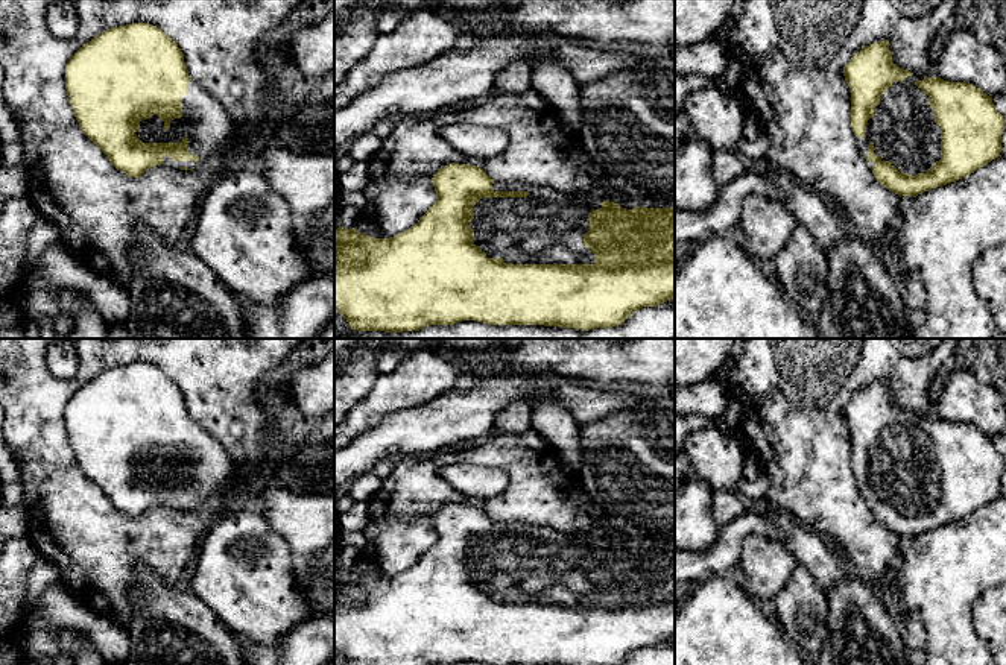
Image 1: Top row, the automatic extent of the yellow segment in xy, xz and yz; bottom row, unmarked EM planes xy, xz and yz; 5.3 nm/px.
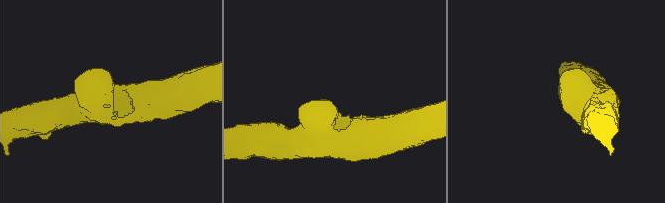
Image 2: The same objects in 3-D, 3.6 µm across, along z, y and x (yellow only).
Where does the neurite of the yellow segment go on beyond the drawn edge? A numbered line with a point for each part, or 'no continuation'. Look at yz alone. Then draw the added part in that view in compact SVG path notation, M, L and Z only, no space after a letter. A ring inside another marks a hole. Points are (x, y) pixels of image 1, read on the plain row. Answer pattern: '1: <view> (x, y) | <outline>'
1: yz (903, 471) | M912 414L894 422L868 460L866 478L856 477L863 496L872 483L881 501L891 501L900 513L912 516L927 513L941 500L941 466L935 463L928 436L915 425L922 419Z

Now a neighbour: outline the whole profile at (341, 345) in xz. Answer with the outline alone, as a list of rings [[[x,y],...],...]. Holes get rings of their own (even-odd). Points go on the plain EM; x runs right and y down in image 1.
[[[334,339],[334,361],[339,360],[351,346],[371,339]]]

